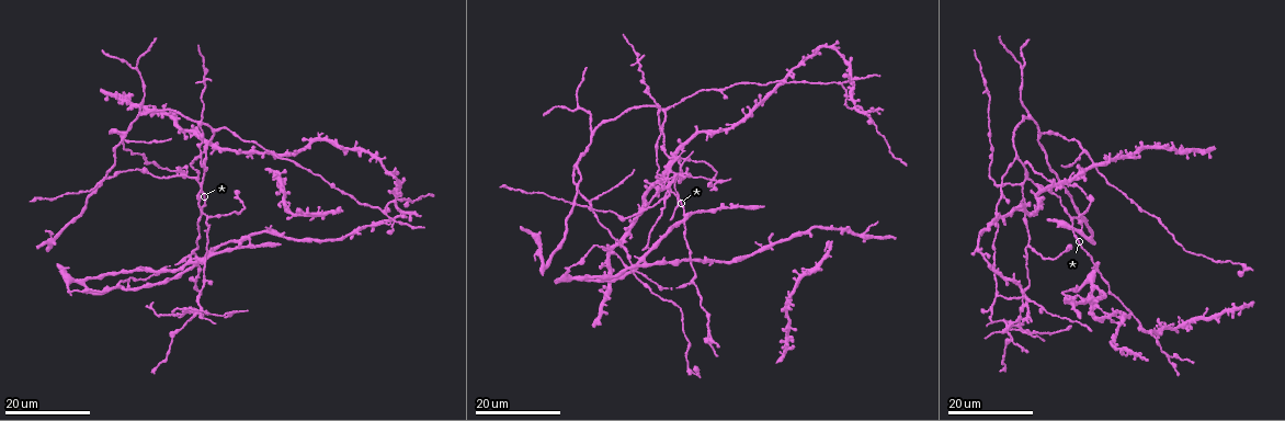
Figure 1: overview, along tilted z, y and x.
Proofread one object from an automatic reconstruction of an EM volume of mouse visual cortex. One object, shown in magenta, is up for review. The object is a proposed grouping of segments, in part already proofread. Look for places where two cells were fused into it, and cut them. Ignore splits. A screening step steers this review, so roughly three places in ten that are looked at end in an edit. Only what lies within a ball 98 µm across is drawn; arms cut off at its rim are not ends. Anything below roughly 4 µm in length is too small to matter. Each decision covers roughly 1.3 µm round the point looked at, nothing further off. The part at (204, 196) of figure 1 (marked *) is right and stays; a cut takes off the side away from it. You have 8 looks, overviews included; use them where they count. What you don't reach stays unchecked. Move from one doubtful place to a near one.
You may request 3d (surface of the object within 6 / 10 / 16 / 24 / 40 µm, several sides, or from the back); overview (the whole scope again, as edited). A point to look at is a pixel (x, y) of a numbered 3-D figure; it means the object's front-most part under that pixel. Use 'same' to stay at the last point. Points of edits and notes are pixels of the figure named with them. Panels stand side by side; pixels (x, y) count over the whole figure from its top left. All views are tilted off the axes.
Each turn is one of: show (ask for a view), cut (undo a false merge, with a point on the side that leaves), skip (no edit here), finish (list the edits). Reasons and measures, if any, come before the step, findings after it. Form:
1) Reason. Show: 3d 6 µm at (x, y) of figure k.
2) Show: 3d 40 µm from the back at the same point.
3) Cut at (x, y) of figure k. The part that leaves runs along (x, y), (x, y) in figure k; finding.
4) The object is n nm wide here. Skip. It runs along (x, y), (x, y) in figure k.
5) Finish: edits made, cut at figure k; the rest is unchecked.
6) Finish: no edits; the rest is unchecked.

Looks like a crossing. Show: 3d 16 µm at (394, 200) of figure 1.

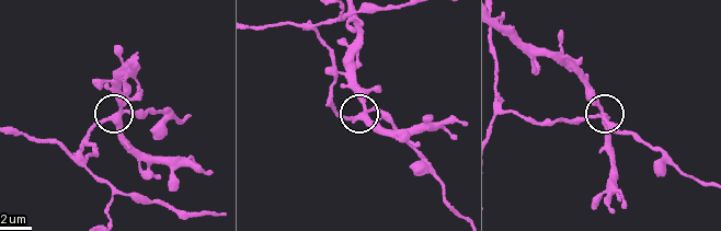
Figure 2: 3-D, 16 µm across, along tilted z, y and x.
Show: 3d 10 µm at (365, 114) of figure 2.

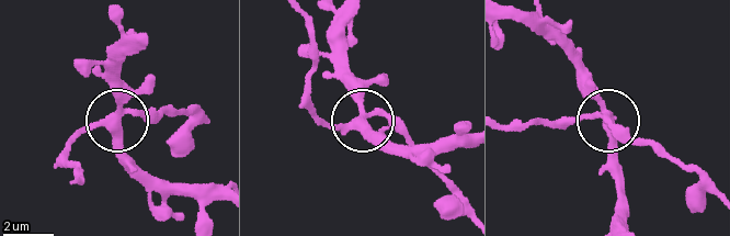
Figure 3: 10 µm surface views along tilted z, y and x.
The side arm is 8 µm long; 4 arms meet here. Cut at (358, 91) of figure 3. Two cells meet here.

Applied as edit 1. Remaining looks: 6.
Four or more arms meet. Show: 3d 24 µm at (998, 295) of figure 1.

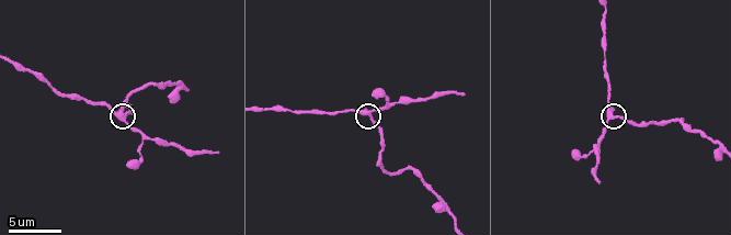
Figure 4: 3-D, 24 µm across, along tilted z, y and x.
Closer look. Show: 3d 6 µm at (369, 114) of figure 4.

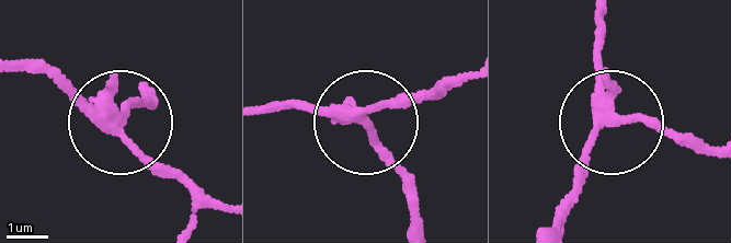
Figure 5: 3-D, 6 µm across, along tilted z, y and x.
4 arms meet here. Skip. It runs along (603, 21), (608, 114), (561, 198) in figure 5; one cell here.

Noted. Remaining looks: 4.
Four or more arms meet. Show: 3d 16 µm at (861, 235) of figure 1.

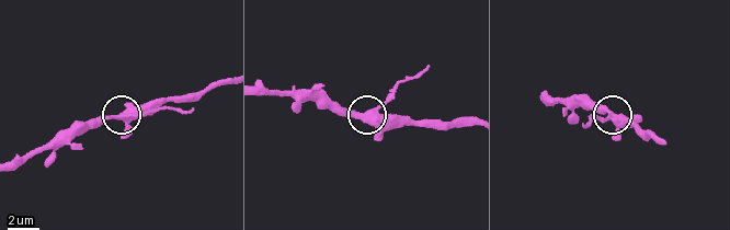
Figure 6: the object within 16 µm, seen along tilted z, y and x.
Show: 3d 6 µm at (132, 114) of figure 6.

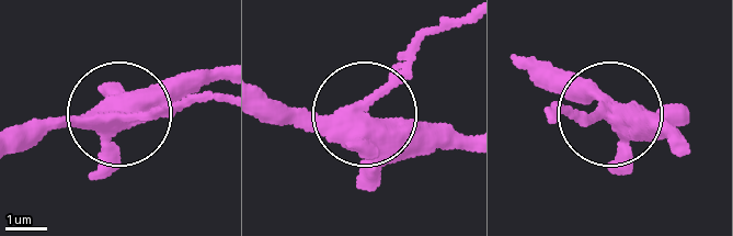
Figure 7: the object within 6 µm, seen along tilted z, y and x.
Show: 3d 6 µm from the back at (115, 116) of figure 7.

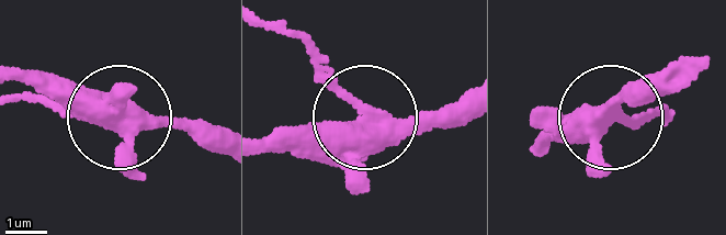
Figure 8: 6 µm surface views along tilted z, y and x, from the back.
Skip. It runs along (462, 98), (422, 113), (372, 114), (331, 91), (299, 40) in figure 8; continuous, no second cell.

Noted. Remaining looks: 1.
Finish: edits made, cut at figure 3; the rest is unchecked.

